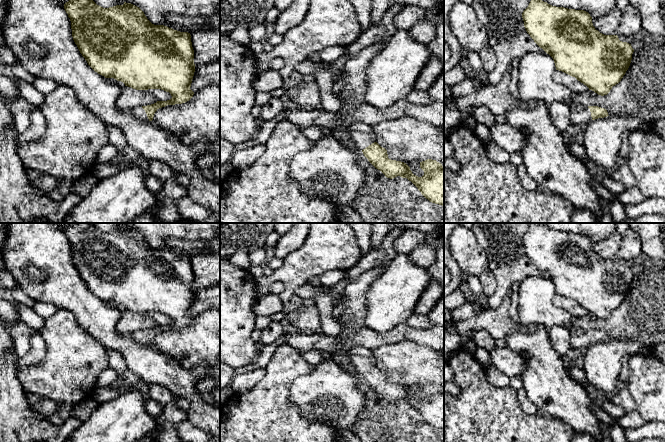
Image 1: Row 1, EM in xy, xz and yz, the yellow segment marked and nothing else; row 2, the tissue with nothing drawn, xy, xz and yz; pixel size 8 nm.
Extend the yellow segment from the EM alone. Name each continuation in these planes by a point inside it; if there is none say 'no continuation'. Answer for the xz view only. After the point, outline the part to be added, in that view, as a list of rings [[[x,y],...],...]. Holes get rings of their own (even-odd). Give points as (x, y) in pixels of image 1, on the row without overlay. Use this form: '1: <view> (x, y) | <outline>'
1: xz (362, 358) | [[[354,344],[348,350],[351,363],[355,370],[363,374],[372,367],[376,366],[376,358],[372,349]]]

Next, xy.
1: xy (138, 336) | [[[138,330],[138,331],[134,332],[134,333],[131,335],[131,338],[132,338],[134,341],[138,342],[139,344],[152,346],[152,345],[150,345],[150,344],[148,343],[145,334],[144,334],[141,330]]]

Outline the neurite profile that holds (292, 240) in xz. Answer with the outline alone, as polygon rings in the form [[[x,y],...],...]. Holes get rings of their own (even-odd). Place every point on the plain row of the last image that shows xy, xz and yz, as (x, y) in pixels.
[[[296,223],[287,233],[280,236],[270,256],[284,259],[286,255],[300,248],[306,240],[311,223]]]

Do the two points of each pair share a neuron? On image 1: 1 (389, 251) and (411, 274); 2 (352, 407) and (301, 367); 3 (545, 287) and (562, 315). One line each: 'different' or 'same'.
1: different
2: different
3: same

